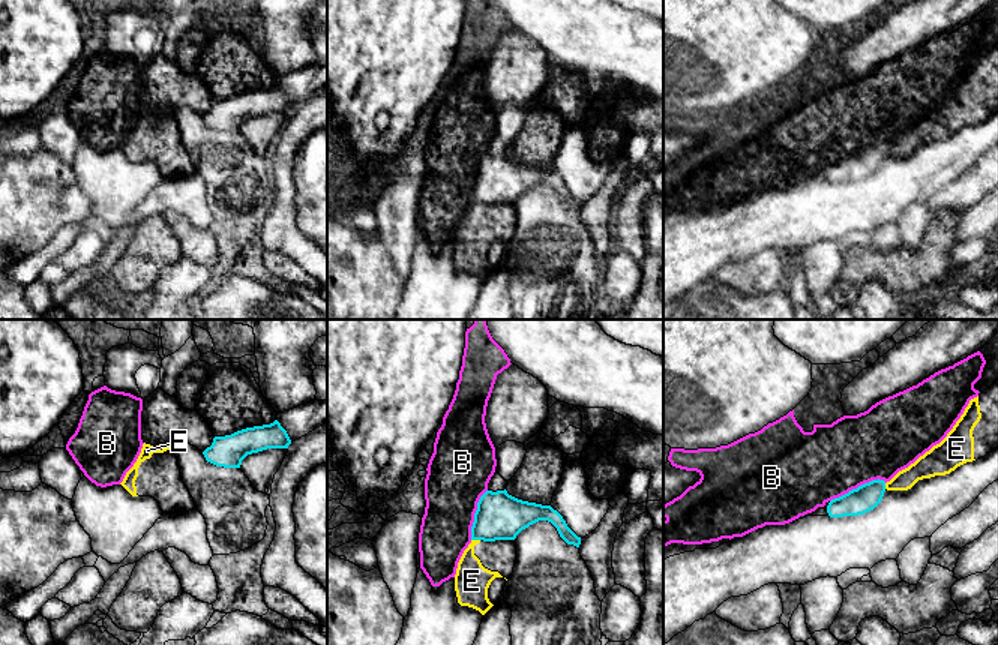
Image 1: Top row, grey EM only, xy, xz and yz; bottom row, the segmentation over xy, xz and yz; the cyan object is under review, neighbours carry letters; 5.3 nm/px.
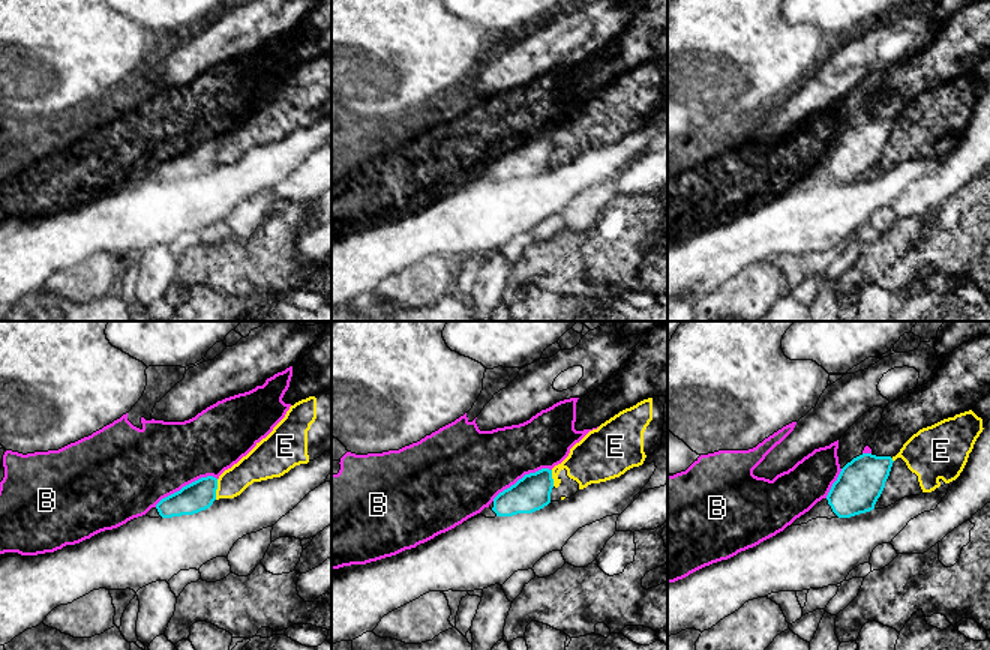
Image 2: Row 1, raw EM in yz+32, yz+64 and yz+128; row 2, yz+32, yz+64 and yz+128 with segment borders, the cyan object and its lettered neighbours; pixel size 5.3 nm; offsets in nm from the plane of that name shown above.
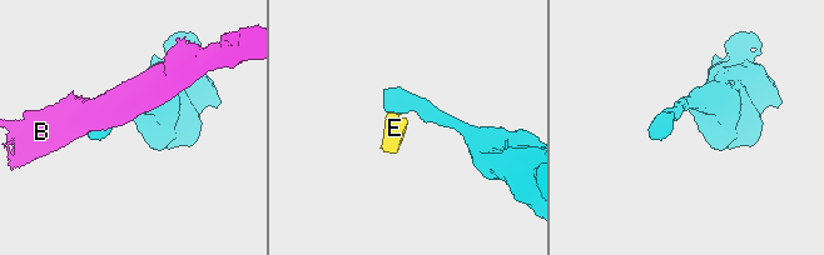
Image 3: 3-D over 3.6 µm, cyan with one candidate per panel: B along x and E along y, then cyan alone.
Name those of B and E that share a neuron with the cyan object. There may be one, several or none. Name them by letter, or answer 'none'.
none

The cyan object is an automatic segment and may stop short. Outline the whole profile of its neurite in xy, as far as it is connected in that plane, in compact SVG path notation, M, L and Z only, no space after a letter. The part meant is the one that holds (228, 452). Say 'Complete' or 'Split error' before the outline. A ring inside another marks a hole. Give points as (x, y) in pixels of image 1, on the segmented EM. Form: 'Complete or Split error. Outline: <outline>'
Complete. Outline: M278 420L270 424L246 428L231 435L215 436L203 454L207 462L224 468L240 468L242 460L267 448L288 448L291 440Z

